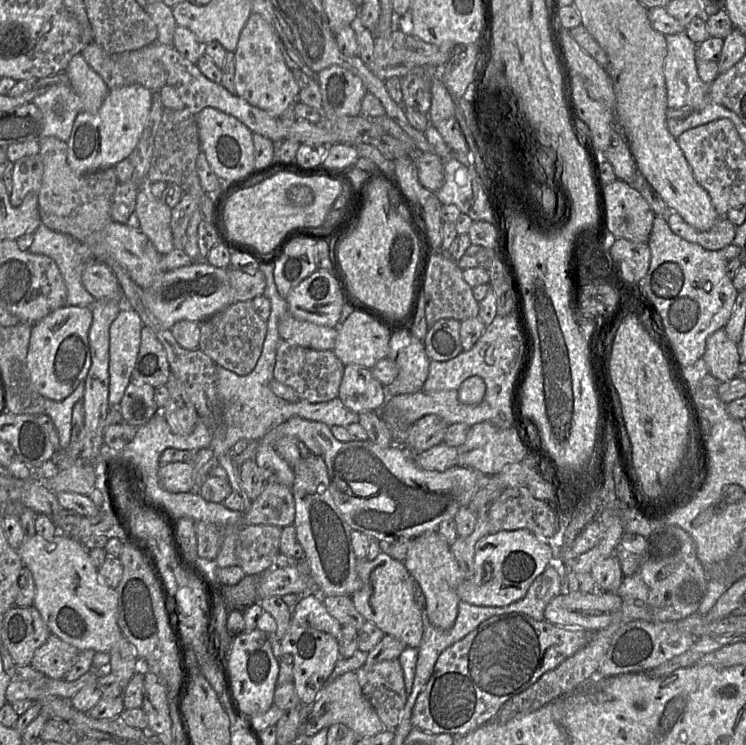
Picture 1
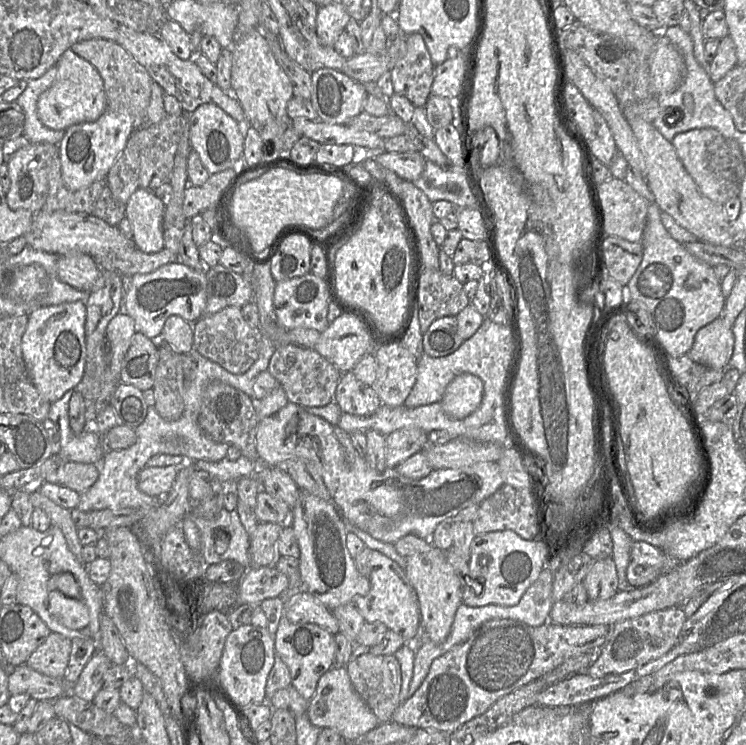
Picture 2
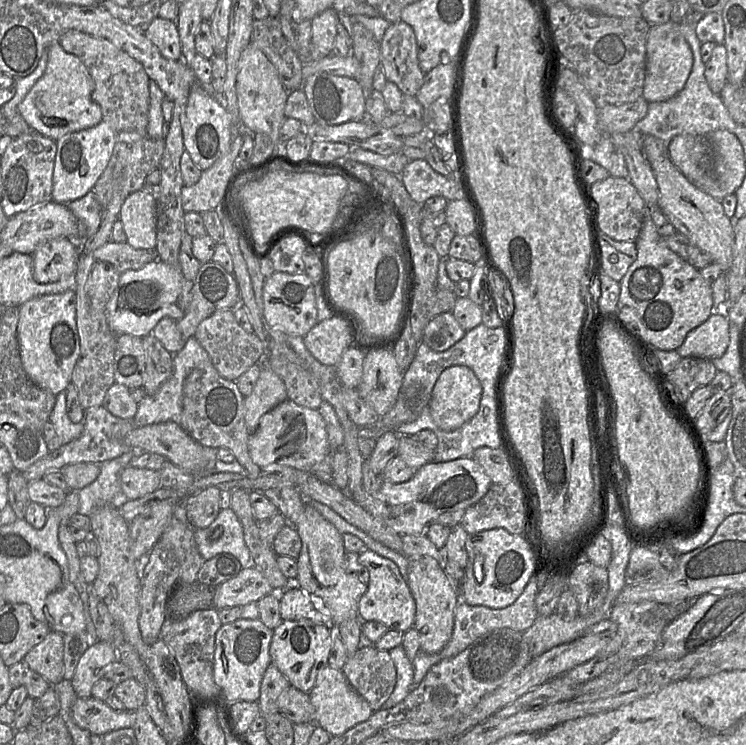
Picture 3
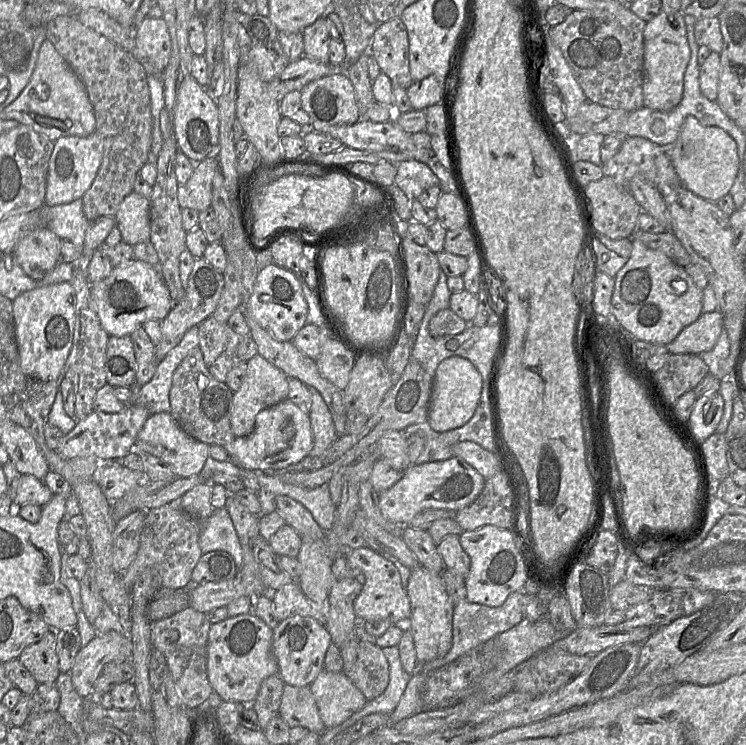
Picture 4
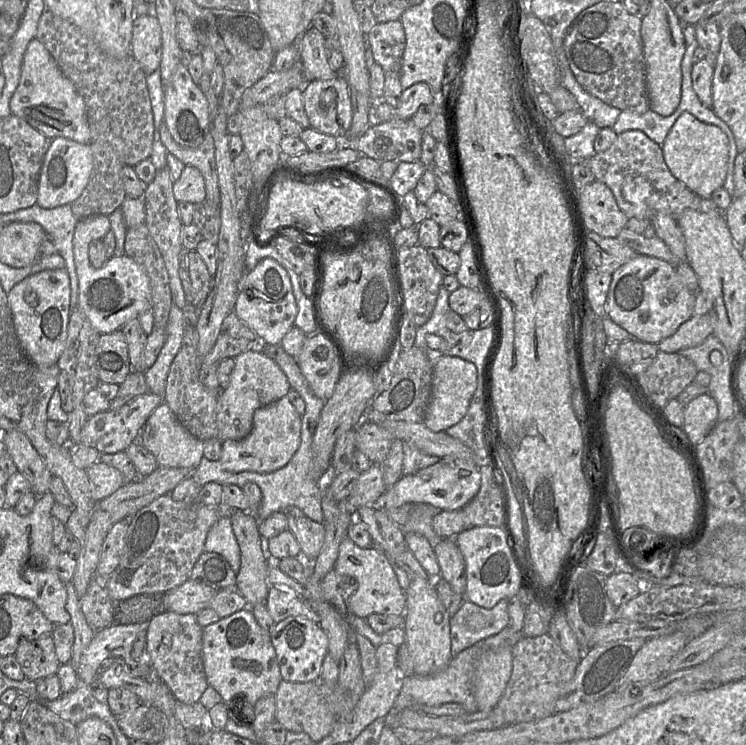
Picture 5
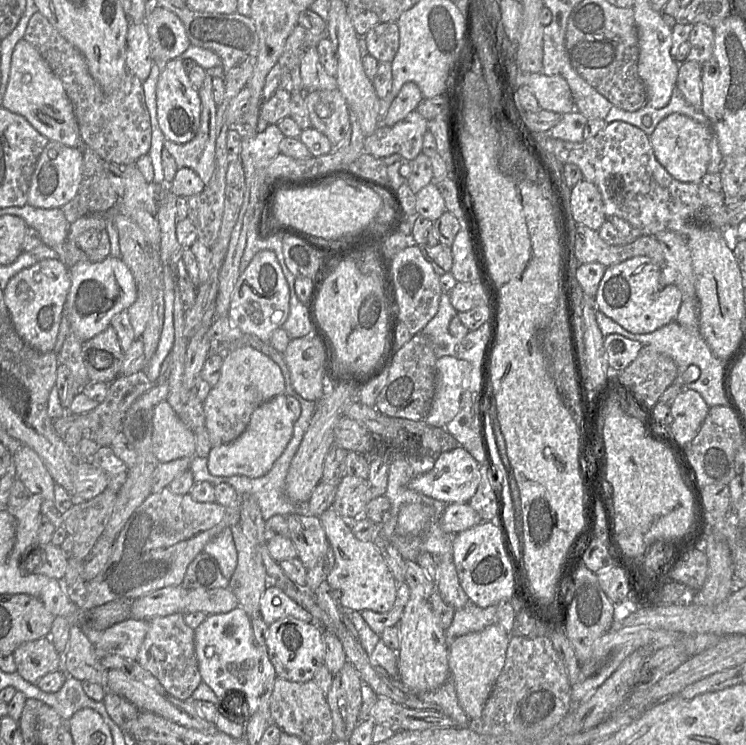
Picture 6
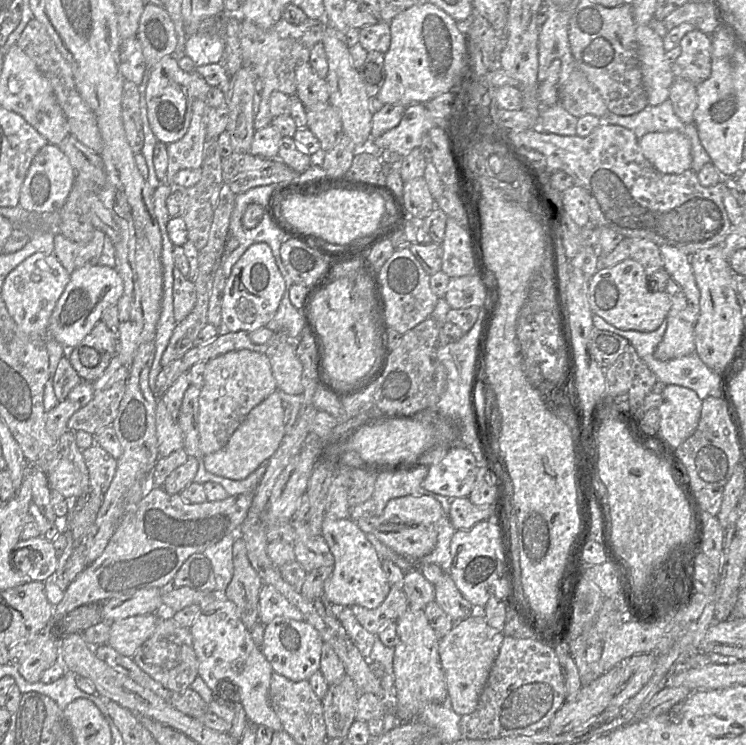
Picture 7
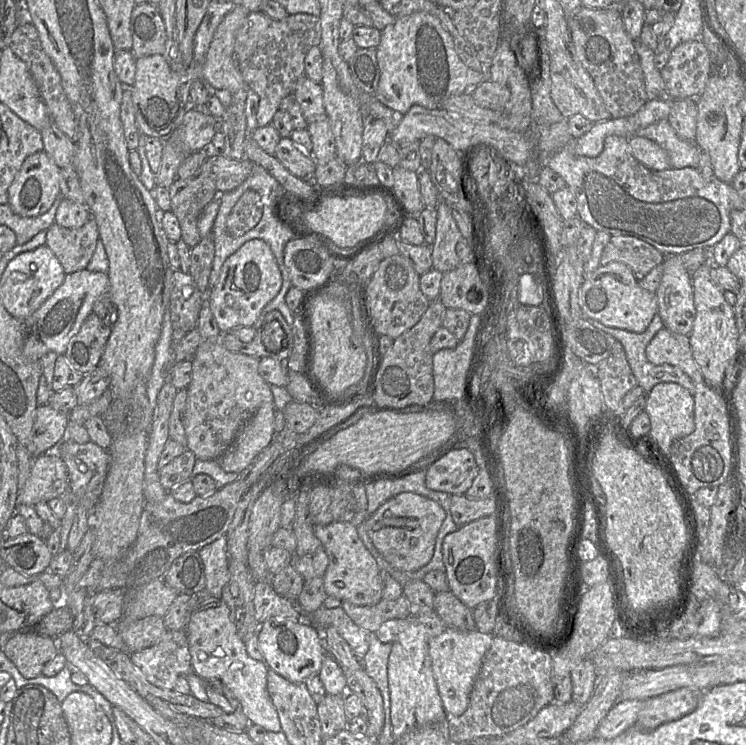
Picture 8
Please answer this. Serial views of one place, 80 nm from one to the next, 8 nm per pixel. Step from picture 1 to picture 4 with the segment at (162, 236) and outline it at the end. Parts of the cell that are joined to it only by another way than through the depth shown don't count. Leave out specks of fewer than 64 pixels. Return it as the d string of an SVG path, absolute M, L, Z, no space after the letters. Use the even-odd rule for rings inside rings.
M131 192L121 202L114 218L123 242L133 246L150 241L149 198Z

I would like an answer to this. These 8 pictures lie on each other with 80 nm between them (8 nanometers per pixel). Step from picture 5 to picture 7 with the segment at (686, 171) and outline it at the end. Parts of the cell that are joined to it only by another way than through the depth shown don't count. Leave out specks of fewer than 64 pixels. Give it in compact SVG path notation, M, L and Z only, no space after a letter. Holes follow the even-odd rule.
M680 132L648 133L638 143L644 157L664 174L681 174L691 169L691 143Z

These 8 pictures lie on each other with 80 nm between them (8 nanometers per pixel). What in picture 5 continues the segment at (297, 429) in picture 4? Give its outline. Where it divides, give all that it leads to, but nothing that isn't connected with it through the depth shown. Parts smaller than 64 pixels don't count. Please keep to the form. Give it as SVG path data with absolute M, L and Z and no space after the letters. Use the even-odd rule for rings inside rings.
M287 395L254 412L252 430L240 440L221 443L220 465L229 472L251 471L270 473L284 467L300 446L302 416L296 411Z

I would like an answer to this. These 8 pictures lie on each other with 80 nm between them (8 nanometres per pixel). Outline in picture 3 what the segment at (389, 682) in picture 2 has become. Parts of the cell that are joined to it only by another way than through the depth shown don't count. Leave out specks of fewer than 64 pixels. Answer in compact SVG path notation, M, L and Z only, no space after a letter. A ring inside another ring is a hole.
M374 645L359 648L353 656L348 657L342 672L350 686L370 705L373 712L382 708L392 694L396 684L396 668L389 653L376 649Z

